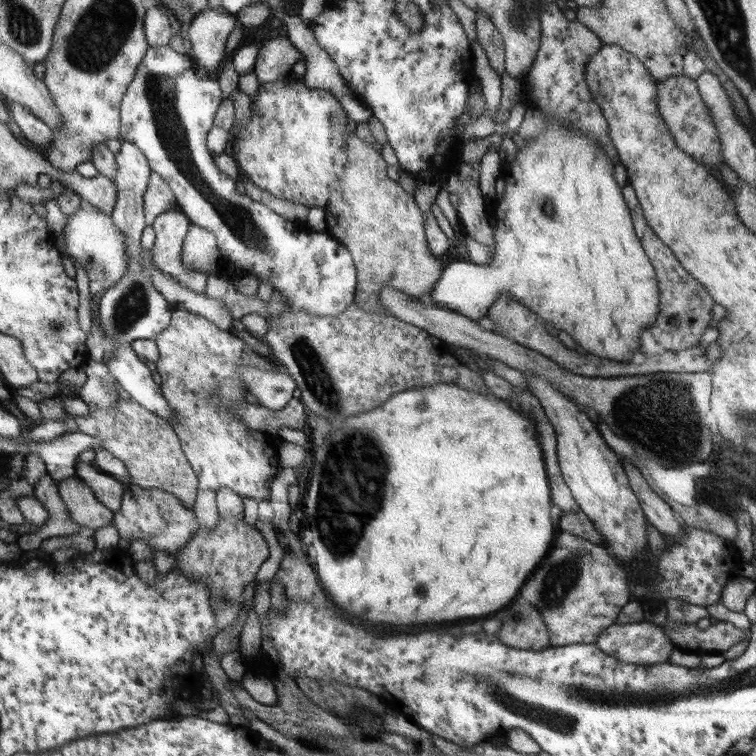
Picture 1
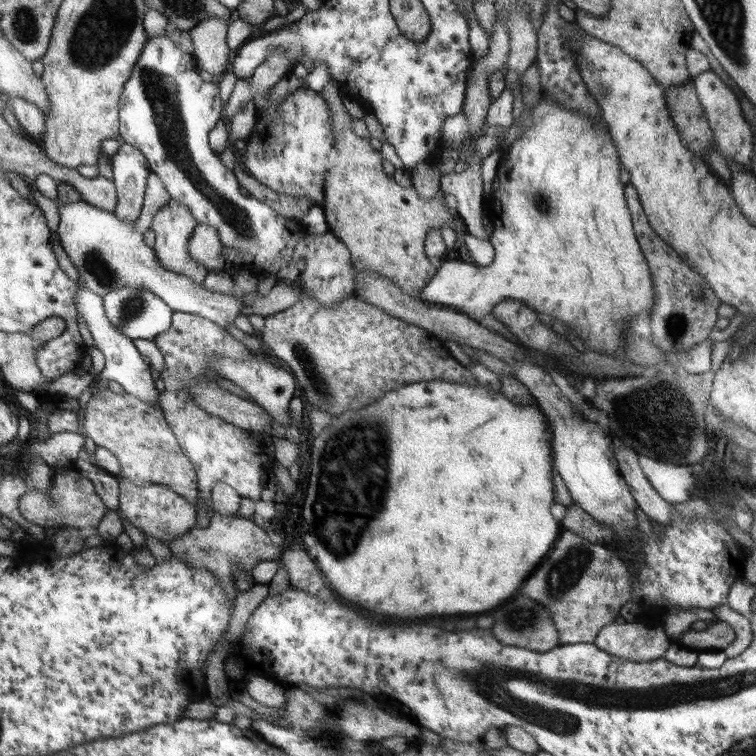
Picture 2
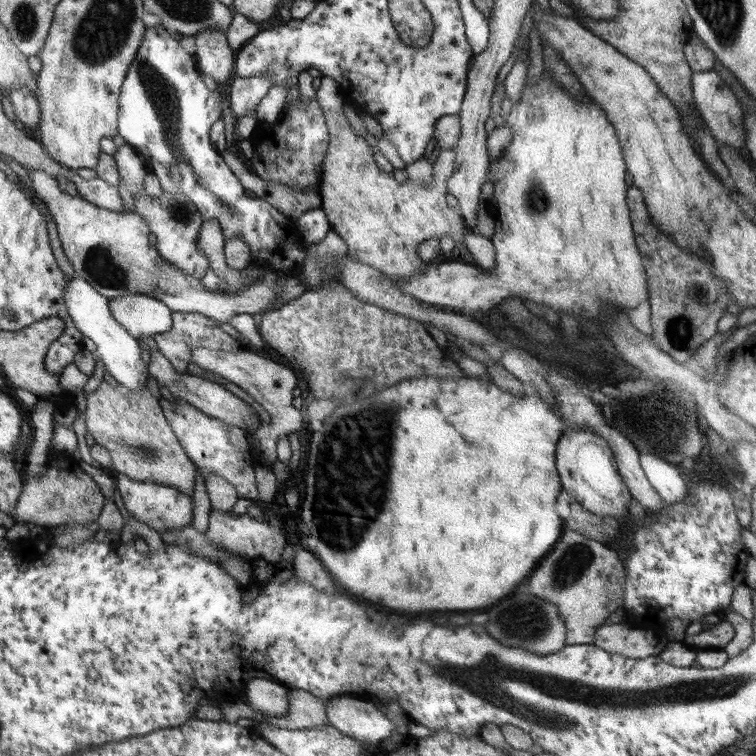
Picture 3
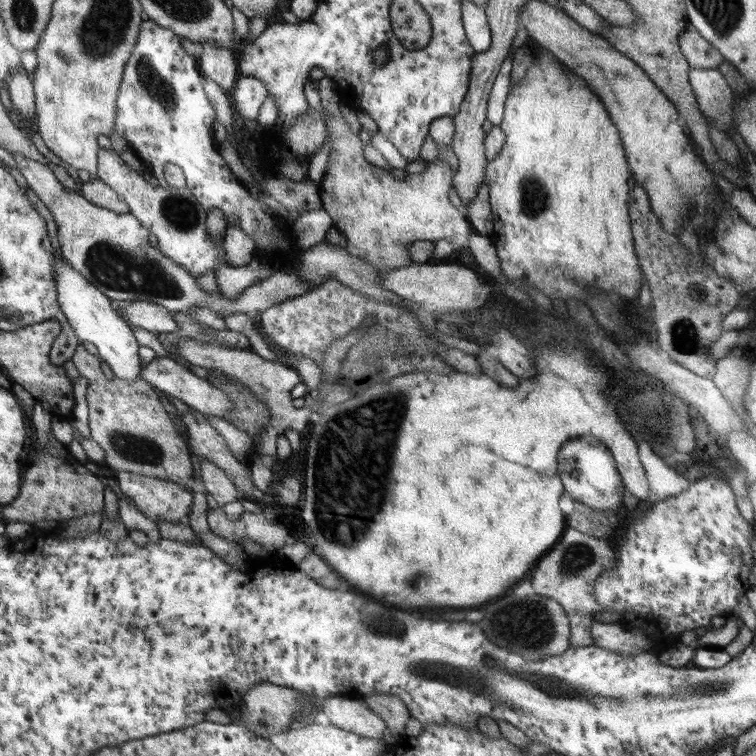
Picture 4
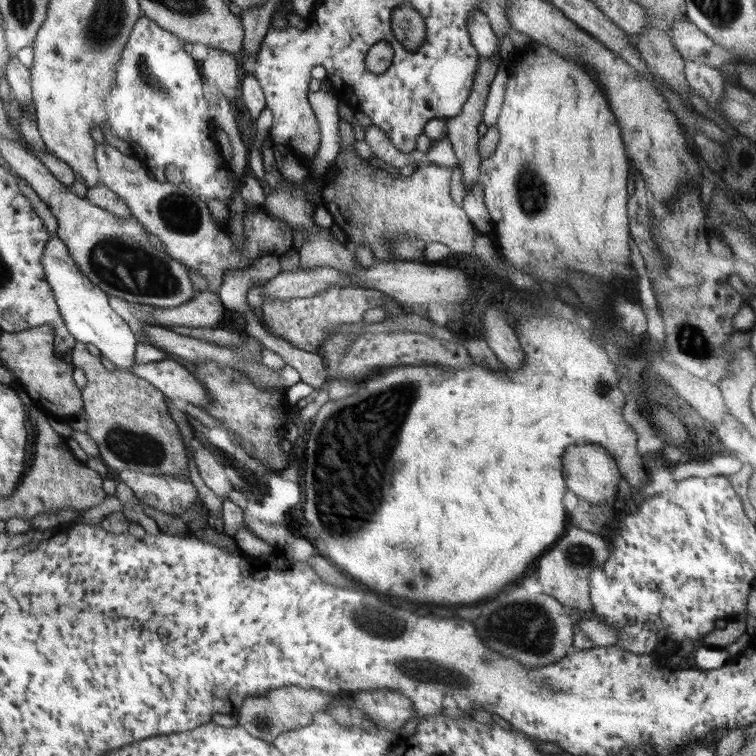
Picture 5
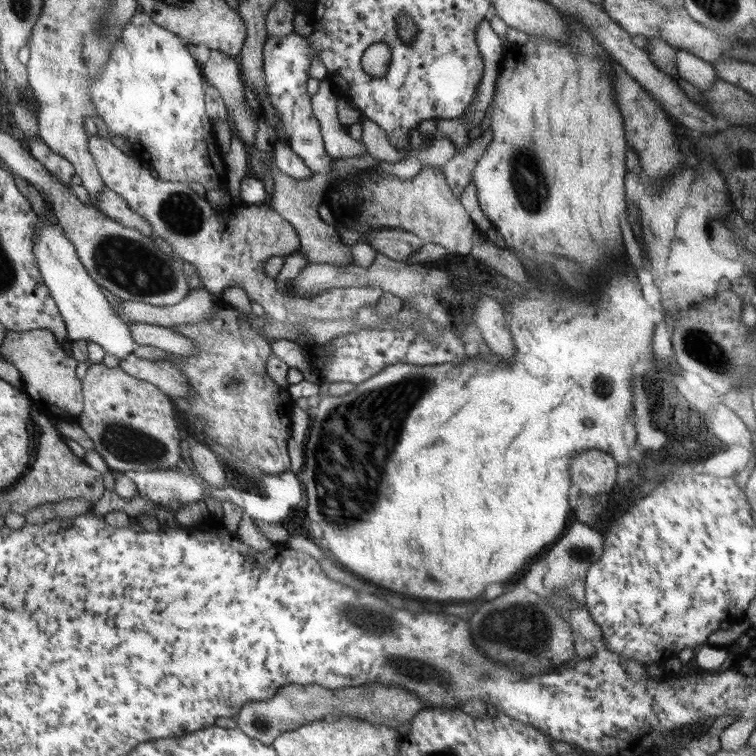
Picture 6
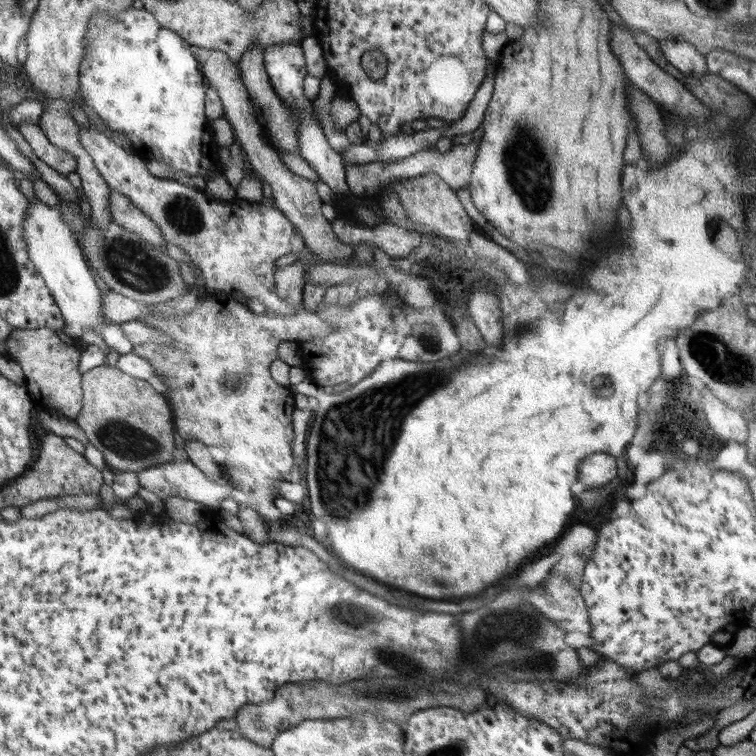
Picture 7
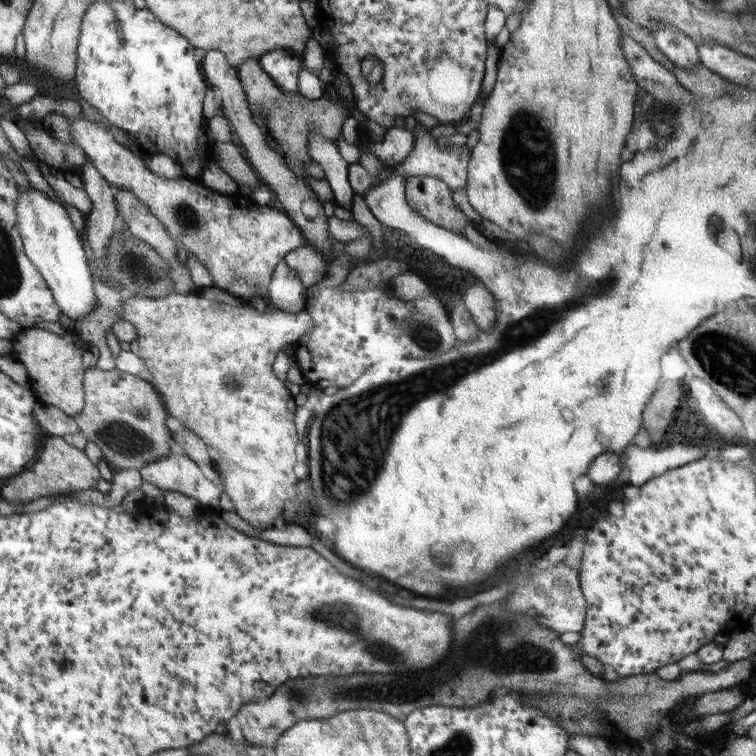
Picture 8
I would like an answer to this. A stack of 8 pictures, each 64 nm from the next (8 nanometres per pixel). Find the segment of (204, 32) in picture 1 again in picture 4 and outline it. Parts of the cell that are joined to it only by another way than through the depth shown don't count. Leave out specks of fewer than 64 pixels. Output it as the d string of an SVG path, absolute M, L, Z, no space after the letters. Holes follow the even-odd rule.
M203 42L199 56L199 70L203 70L205 78L213 80L225 94L231 96L235 82L239 78L239 68L233 58L233 50L219 48L215 42Z

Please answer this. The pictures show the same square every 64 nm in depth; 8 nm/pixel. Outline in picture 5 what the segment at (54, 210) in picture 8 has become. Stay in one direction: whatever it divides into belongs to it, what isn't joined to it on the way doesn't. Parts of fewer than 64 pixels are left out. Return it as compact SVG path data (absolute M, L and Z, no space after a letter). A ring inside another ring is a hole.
M53 232L47 238L47 244L43 248L43 256L41 256L41 264L43 264L43 272L45 272L45 280L51 286L51 292L55 296L55 304L59 306L59 316L63 316L63 324L67 326L67 332L71 332L71 336L75 336L75 340L79 344L93 344L95 348L99 348L101 356L109 358L115 364L115 370L127 370L133 362L133 354L135 354L135 336L133 332L127 328L127 324L109 308L107 304L107 292L103 292L101 288L97 288L77 266L77 262L73 260L69 246Z

